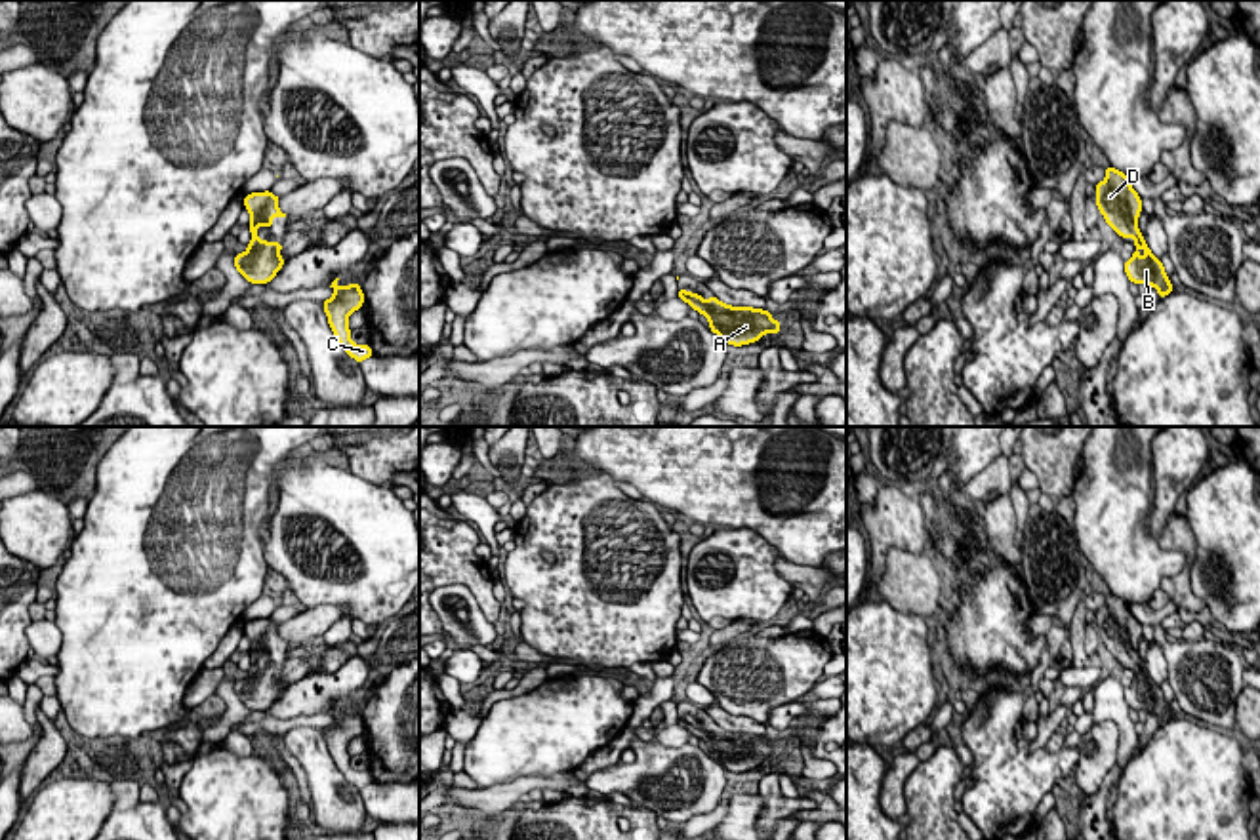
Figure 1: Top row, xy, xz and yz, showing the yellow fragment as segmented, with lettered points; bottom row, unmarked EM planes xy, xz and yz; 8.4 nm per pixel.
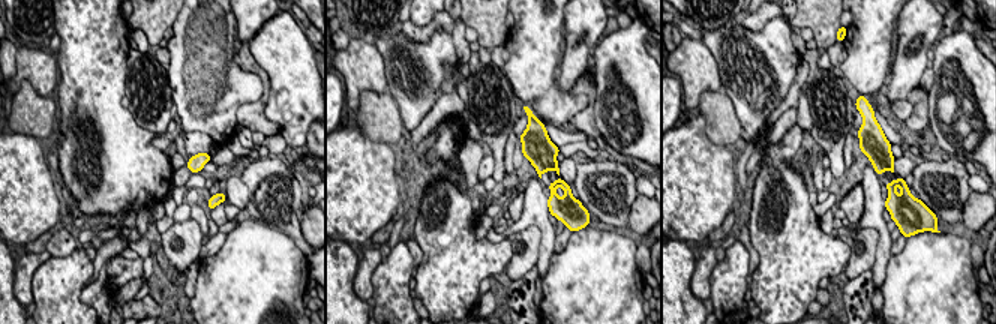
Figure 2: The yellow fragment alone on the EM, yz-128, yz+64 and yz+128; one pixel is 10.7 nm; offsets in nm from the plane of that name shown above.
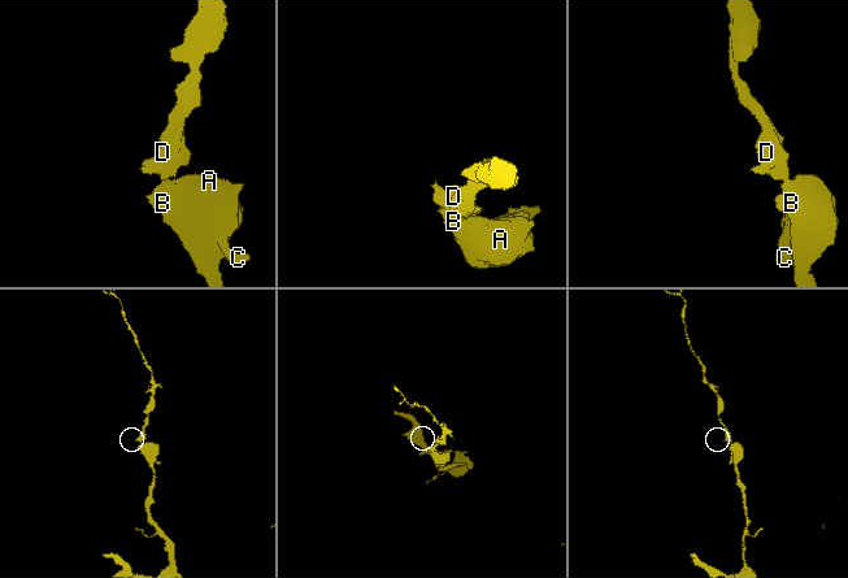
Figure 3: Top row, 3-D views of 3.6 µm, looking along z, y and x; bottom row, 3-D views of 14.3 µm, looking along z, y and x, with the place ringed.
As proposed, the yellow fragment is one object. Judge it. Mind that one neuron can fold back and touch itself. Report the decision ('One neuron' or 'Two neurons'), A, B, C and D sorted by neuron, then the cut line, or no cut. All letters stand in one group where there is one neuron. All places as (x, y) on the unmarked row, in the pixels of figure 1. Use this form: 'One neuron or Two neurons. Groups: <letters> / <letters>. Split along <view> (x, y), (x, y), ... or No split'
One neuron. Groups: A B C D. No split

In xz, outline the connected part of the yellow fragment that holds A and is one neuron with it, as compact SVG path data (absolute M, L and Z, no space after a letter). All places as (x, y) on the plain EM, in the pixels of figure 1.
M679 716L679 726L690 731L709 747L709 756L726 771L742 773L757 770L766 760L778 760L782 750L772 745L772 739L753 733L732 733L709 722L705 728L700 720Z

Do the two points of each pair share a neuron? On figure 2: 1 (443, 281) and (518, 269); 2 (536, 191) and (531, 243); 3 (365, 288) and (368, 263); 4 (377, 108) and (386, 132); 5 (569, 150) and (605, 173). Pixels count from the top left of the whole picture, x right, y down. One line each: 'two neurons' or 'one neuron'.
1: two neurons
2: two neurons
3: one neuron
4: one neuron
5: two neurons

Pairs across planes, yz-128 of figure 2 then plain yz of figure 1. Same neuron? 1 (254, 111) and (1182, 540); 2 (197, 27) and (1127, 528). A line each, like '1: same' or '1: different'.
1: same
2: same

